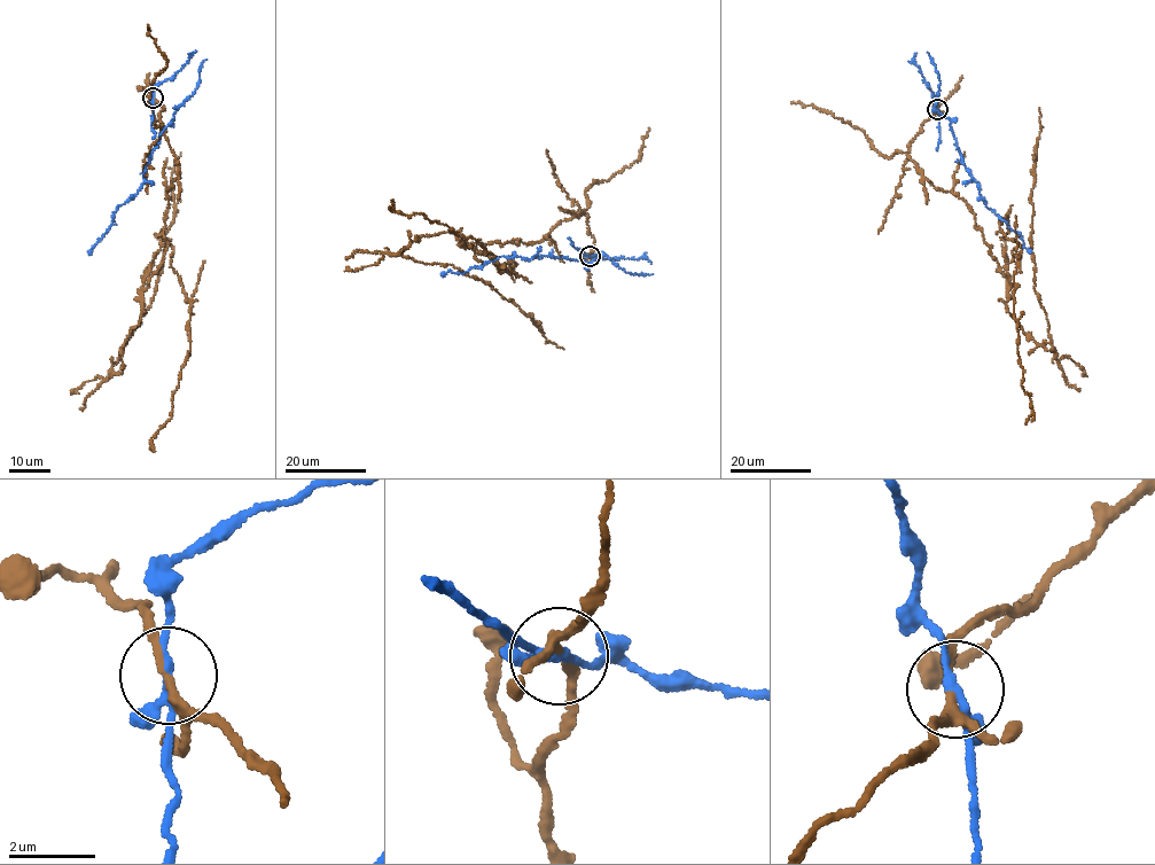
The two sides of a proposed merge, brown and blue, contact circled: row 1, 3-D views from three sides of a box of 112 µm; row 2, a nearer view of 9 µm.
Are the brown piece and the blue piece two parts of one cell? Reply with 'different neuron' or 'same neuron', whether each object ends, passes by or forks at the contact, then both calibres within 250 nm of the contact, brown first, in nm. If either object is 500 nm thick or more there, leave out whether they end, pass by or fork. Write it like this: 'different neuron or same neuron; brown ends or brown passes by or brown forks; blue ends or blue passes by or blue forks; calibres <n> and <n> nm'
different neuron; brown forks; blue forks; calibres 160 and 150 nm

